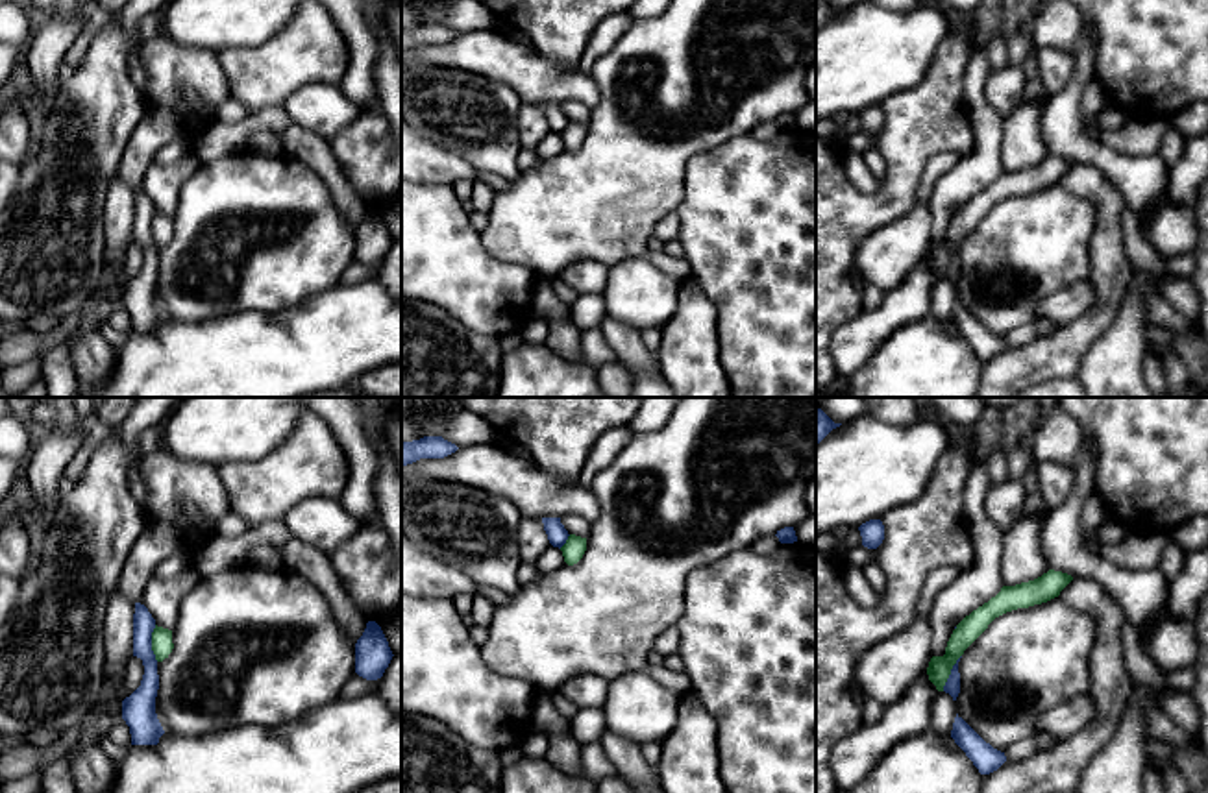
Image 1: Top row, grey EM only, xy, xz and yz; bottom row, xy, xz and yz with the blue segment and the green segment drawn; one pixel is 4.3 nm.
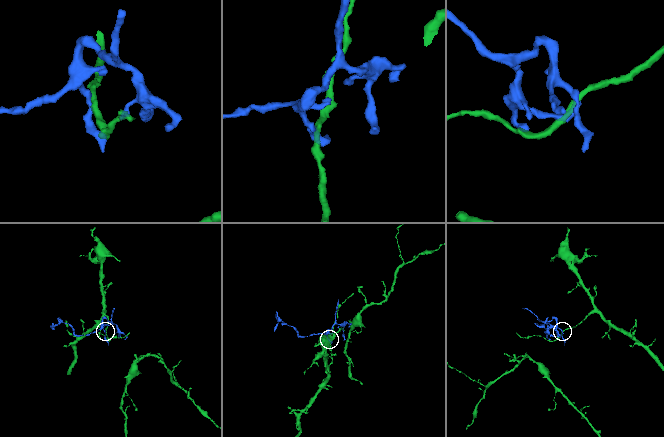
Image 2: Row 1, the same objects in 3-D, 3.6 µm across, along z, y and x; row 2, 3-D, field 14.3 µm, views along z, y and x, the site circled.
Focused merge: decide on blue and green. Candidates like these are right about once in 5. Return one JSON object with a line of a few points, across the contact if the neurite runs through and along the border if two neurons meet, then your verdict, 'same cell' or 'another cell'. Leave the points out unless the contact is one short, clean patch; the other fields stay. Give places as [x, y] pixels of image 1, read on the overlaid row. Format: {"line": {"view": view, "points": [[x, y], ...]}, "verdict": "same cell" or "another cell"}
{"line": {"view": "xy", "points": [[154, 625], [152, 653], [158, 660]]}, "verdict": "another cell"}

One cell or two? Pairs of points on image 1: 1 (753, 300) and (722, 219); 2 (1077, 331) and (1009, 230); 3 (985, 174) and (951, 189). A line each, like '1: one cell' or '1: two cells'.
1: one cell
2: two cells
3: one cell

